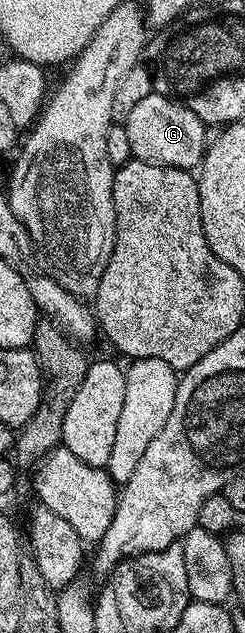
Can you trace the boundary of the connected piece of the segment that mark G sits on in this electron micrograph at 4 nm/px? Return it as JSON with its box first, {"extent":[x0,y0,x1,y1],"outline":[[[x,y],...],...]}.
{"extent":[124,93,208,171],"outline":[[[155,93],[144,97],[144,101],[139,101],[132,113],[128,113],[124,126],[128,133],[128,145],[132,145],[133,158],[152,165],[190,171],[201,164],[208,146],[207,124],[196,117],[196,113],[192,113],[185,103],[169,99],[166,95]]]}

